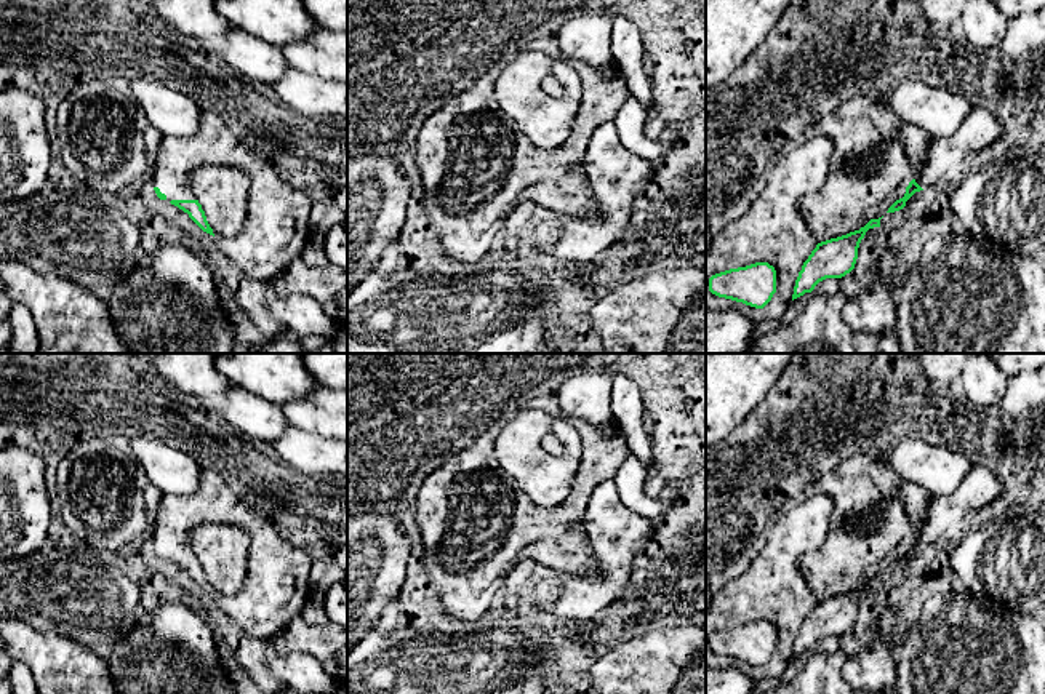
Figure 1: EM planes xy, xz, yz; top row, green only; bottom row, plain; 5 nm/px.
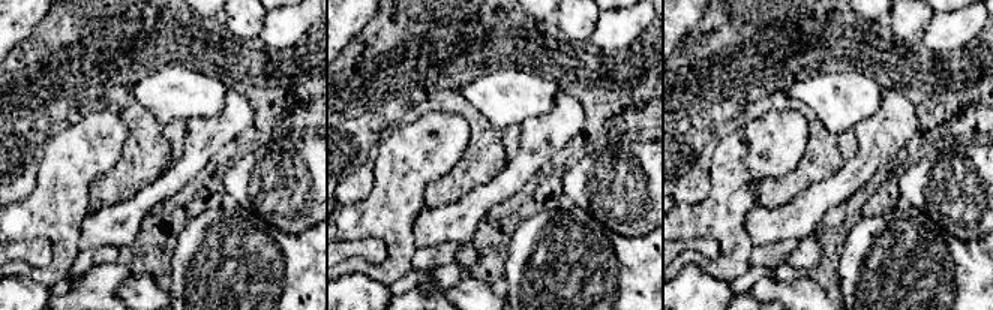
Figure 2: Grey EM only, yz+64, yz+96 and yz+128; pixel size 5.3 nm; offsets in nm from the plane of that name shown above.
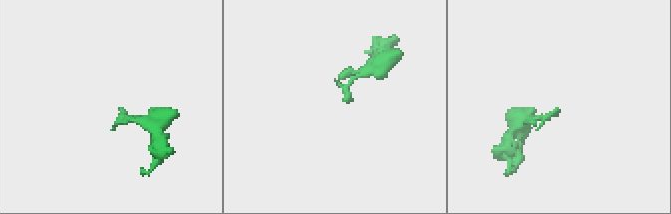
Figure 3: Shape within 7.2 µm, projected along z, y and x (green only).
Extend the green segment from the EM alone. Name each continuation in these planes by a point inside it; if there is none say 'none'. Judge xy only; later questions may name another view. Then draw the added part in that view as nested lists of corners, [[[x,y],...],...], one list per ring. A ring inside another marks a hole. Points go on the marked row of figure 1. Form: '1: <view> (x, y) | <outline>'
1: xy (276, 229) | [[[200,112],[198,131],[192,138],[163,138],[157,160],[152,165],[149,182],[158,187],[166,200],[197,200],[192,189],[192,173],[198,166],[229,166],[243,171],[250,177],[248,209],[243,229],[232,238],[214,237],[214,246],[227,256],[248,278],[264,280],[280,272],[296,259],[301,259],[312,232],[309,216],[312,200],[282,181],[275,170],[254,157],[229,130],[222,118],[211,112]]]

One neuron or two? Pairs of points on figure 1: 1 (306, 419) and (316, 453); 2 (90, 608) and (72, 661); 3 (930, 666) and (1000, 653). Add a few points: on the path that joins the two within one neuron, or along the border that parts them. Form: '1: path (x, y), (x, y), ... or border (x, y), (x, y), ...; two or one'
1: border (292, 427), (330, 438); two
2: border (44, 630), (66, 635), (103, 656); two
3: path (948, 666), (983, 666); one

